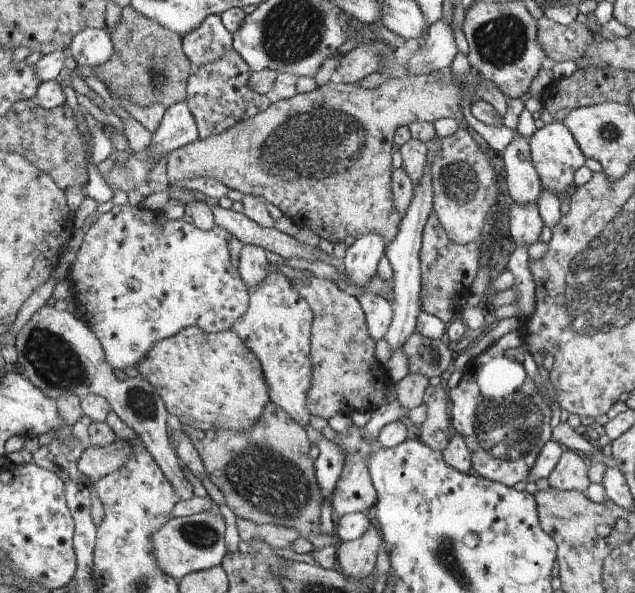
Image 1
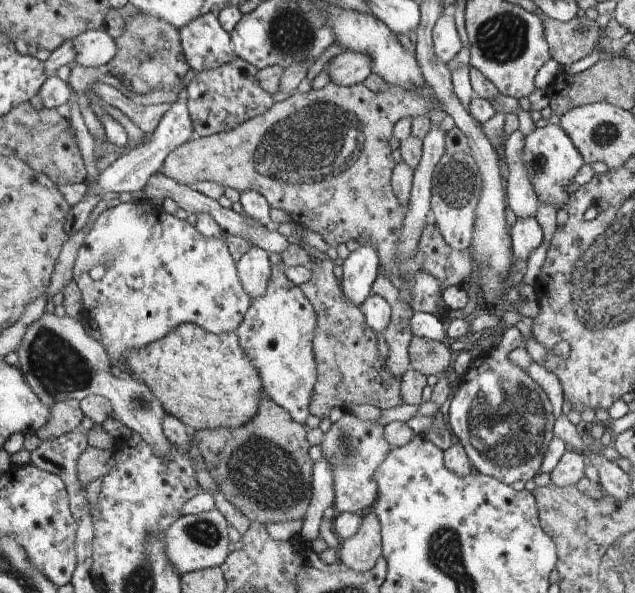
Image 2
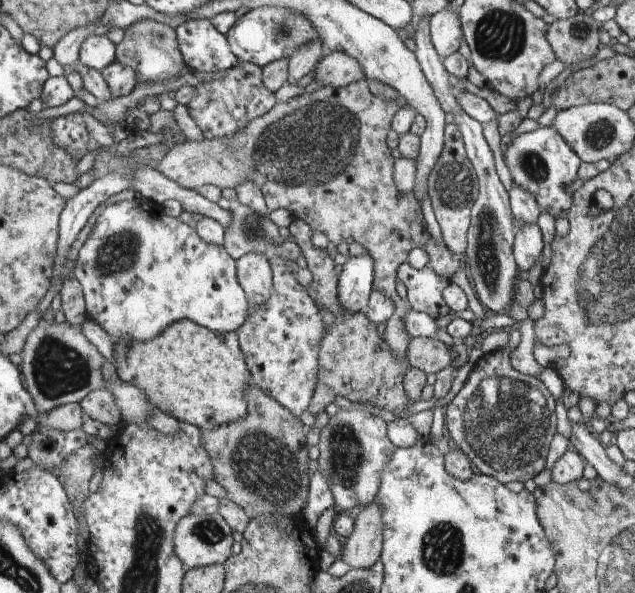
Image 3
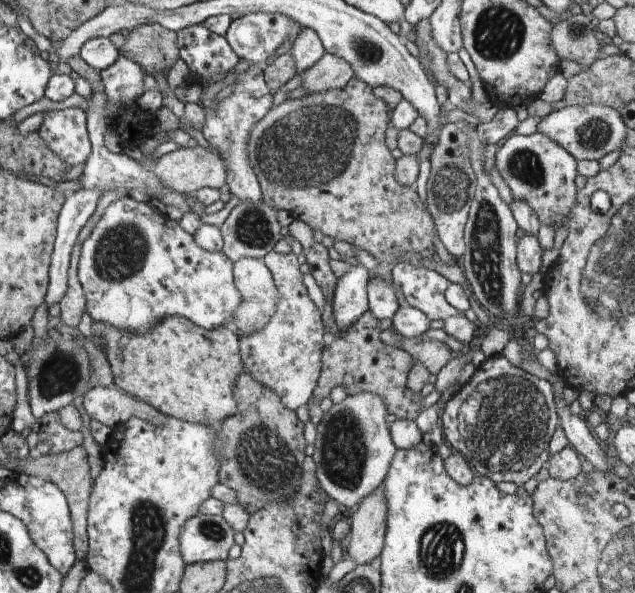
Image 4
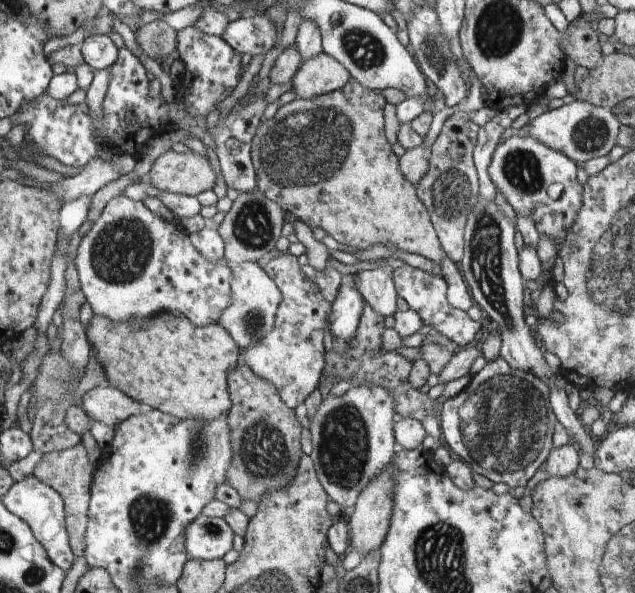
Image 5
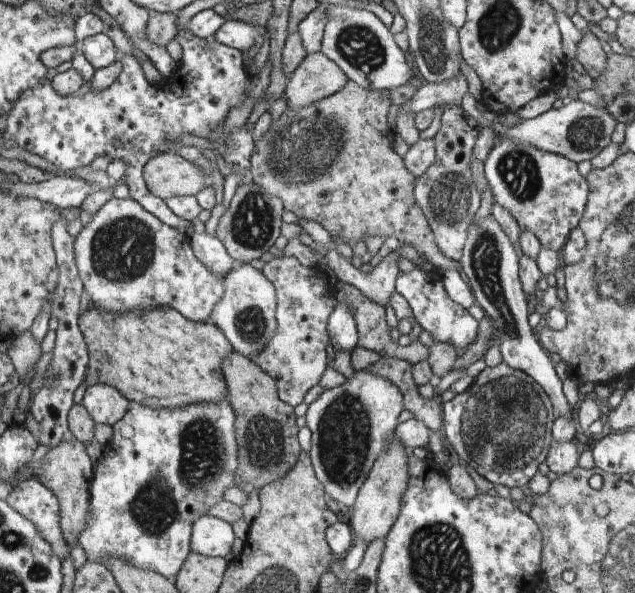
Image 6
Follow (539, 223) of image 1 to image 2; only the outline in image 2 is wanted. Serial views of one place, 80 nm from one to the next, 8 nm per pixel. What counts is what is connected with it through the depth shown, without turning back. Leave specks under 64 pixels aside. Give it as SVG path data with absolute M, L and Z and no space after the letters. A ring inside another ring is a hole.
M511 217L511 246L513 258L527 263L530 252L534 252L543 241L543 230L535 217L518 219Z

